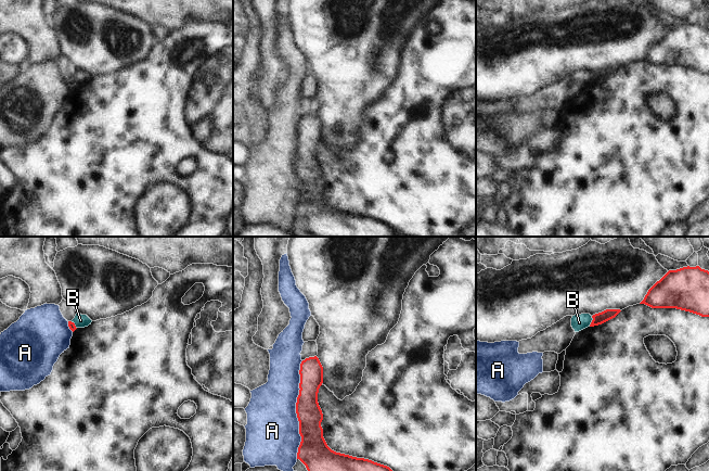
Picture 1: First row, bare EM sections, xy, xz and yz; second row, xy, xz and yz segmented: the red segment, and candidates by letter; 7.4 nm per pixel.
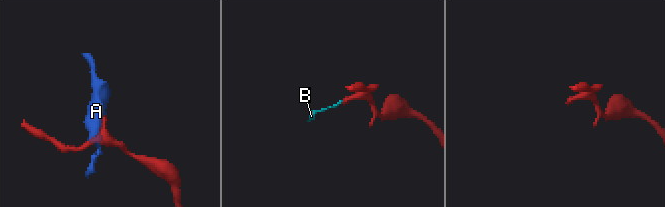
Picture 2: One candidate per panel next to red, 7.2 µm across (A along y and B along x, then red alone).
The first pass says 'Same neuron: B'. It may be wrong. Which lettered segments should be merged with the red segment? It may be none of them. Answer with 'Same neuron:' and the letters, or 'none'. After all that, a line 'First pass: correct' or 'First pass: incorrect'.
Same neuron: none
First pass: incorrect

